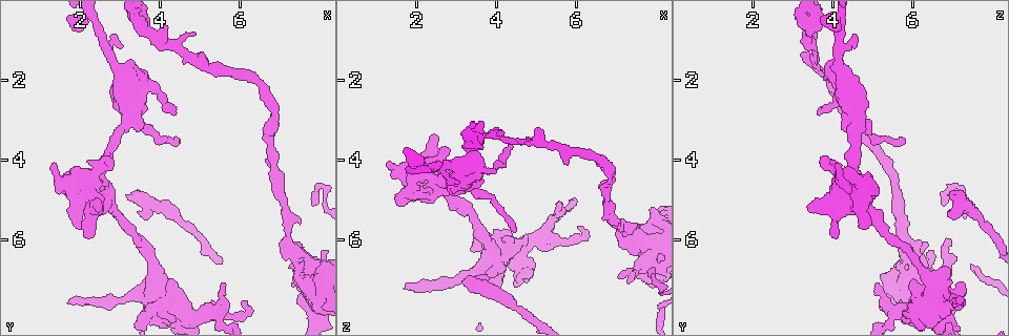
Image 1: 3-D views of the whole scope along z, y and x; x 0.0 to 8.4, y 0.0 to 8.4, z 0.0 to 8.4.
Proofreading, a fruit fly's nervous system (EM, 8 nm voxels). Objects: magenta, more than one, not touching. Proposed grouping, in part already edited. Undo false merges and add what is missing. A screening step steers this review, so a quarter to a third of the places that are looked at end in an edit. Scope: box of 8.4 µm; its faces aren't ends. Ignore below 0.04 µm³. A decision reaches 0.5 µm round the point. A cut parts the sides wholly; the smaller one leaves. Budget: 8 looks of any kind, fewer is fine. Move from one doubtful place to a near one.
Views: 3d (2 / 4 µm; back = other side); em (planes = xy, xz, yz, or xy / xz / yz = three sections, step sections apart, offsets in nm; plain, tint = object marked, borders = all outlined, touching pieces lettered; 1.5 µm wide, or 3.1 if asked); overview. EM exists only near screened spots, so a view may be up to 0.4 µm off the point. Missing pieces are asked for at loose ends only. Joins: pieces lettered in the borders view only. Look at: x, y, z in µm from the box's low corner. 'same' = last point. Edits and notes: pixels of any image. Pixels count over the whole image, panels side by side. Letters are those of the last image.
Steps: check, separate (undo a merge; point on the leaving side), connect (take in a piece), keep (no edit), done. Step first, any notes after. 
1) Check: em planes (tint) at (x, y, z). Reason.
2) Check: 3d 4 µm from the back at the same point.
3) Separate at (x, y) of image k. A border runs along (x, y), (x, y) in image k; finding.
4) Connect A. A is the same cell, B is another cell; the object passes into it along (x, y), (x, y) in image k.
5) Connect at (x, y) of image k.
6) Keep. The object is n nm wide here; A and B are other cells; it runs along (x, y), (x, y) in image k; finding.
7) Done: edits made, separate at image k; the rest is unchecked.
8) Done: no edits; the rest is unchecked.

Check: 3d 2 µm at (2.20, 5.90, 4.10). Free end.

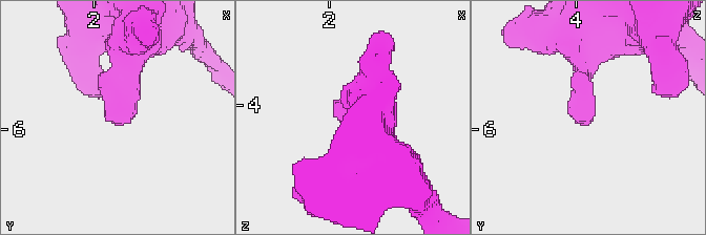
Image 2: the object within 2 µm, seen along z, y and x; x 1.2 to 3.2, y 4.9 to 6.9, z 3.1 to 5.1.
Check: em xy step 4 (borders) at (2.24, 5.94, 4.10). Shape alone is not enough.

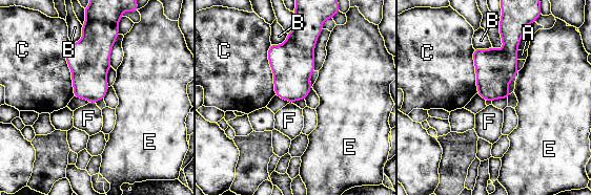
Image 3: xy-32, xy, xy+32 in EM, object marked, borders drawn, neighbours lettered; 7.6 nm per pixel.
Check: em planes (borders) at the same point.

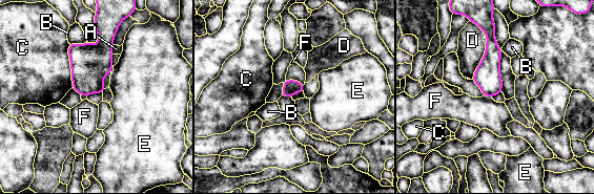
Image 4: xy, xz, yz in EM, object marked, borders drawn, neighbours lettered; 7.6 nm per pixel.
Keep. A, B, C, D, E and F are other cells; a border runs along (484, 94), (491, 98) in image 4; no lettered piece goes on from it.

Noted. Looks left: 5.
Check: em planes (borders) at (4.20, 7.00, 5.90). Thick end.

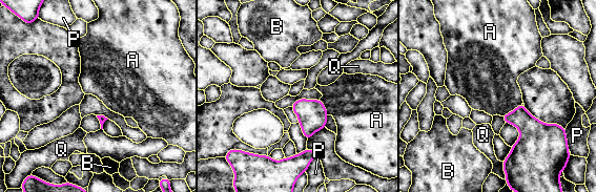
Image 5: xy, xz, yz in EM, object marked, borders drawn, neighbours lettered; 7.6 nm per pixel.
Keep. A, B, P and Q are other cells; a border runs along (521, 103), (501, 115) in image 5; none of them fits.

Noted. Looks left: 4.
Check: em xz step 8 (tint) at (1.70, 7.60, 7.10). Branch stops here.

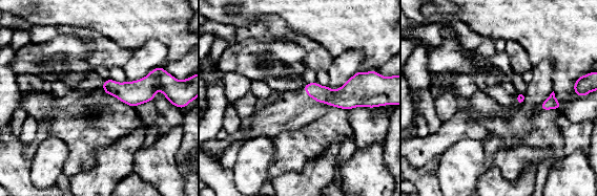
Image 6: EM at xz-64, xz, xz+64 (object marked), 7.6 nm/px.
Check: em planes (borders) at the same point.

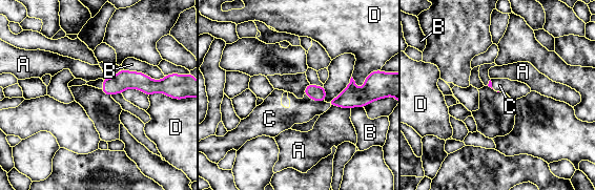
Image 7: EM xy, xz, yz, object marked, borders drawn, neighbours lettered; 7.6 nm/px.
Connect C. The longest contact is with B, 340 nm; C is the same cell, A, B and D are other cells; the neuron continues.

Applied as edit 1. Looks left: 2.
Done: edits made, connect at image 7; the rest is unchecked.

